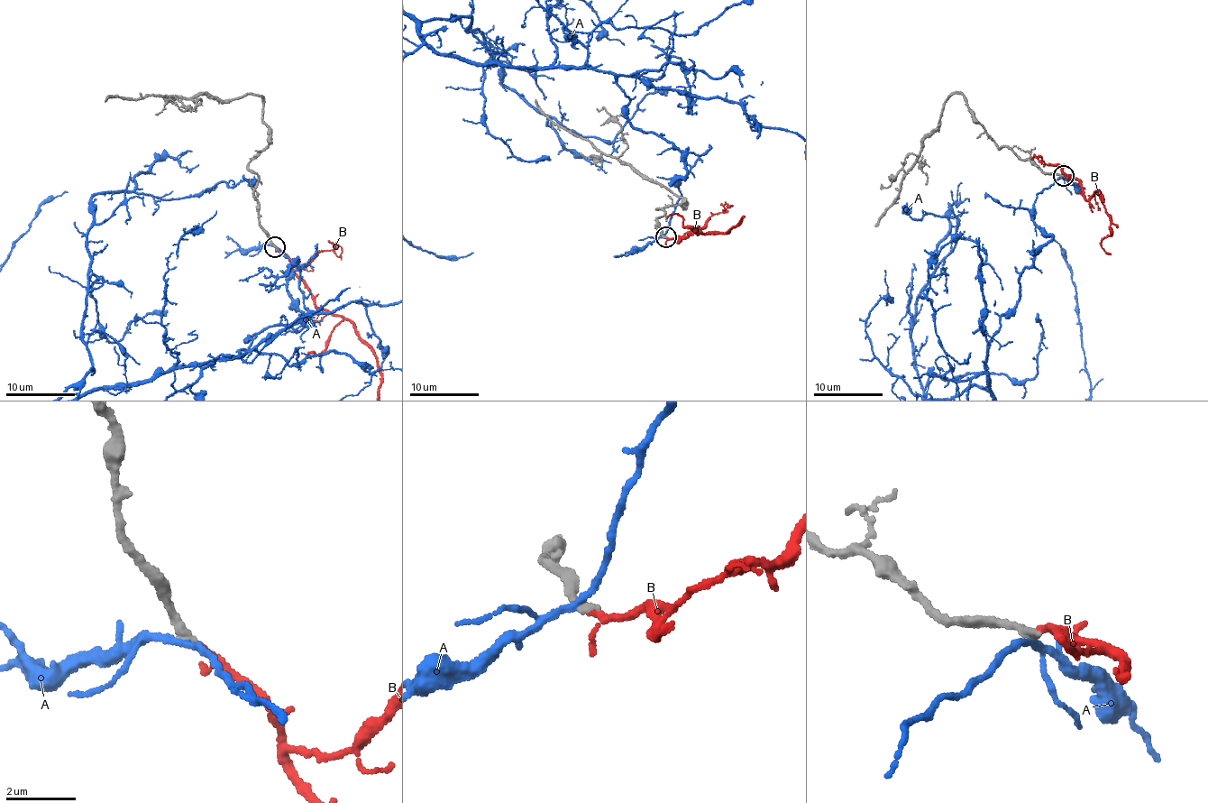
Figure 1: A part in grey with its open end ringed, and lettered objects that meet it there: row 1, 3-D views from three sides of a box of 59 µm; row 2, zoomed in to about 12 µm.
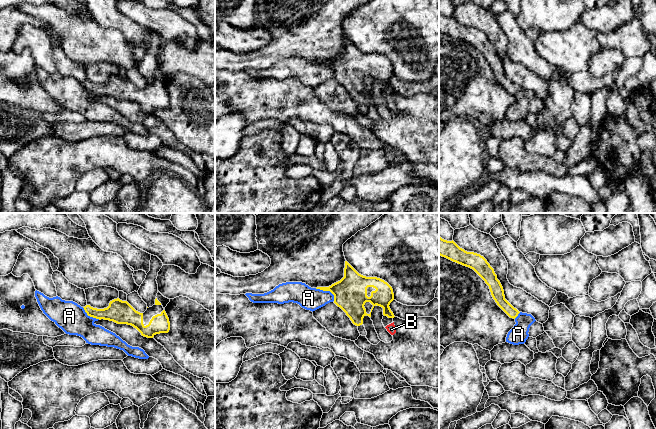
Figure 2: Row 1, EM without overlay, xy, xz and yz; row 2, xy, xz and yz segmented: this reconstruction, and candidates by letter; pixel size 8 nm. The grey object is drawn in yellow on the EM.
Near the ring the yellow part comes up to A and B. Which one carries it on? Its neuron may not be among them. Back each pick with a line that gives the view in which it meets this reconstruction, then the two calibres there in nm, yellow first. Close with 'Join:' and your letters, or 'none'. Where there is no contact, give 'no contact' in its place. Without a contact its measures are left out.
B: no contact
Join: B

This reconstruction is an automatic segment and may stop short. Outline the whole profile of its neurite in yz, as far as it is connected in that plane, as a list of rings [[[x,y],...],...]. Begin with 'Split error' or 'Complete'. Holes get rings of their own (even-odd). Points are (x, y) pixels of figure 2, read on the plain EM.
Complete. [[[439,13],[439,31],[453,38],[473,45],[489,62],[491,71],[497,81],[510,93],[515,95],[520,89],[506,75],[503,63],[497,55],[494,45],[480,30],[467,28],[453,16],[447,17]]]

